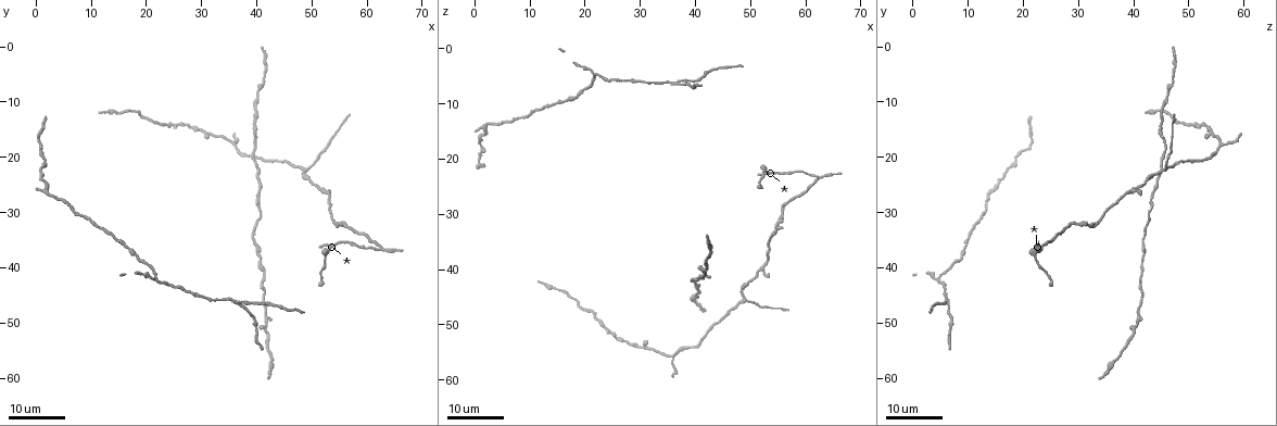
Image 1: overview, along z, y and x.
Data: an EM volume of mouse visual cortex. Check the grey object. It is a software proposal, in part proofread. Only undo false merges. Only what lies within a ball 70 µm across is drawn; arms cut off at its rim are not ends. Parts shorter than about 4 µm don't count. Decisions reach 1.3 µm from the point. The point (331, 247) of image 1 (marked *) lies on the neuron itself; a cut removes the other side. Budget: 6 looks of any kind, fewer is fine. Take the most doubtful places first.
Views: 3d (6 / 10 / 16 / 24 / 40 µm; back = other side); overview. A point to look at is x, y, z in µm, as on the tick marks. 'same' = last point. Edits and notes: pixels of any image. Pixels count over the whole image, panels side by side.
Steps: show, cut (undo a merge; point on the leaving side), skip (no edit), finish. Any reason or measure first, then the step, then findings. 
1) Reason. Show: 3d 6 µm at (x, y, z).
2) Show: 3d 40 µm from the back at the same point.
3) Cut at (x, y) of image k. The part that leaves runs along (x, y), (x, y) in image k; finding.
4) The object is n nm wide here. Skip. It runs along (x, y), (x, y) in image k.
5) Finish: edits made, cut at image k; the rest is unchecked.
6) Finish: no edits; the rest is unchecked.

A fork. Show: 3d 24 µm at (37.0, 46.5, 6.0).

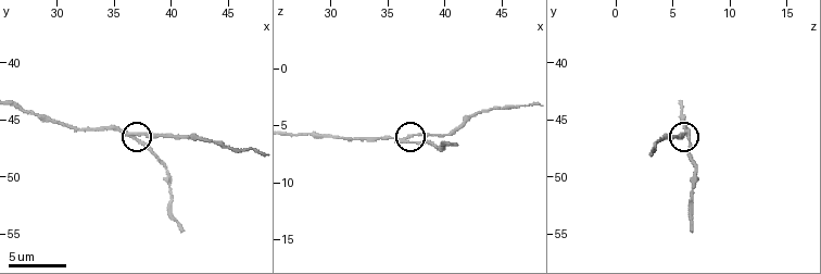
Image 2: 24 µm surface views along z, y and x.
Closer look. Show: 3d 10 µm at (37.0, 46.8, 6.2).

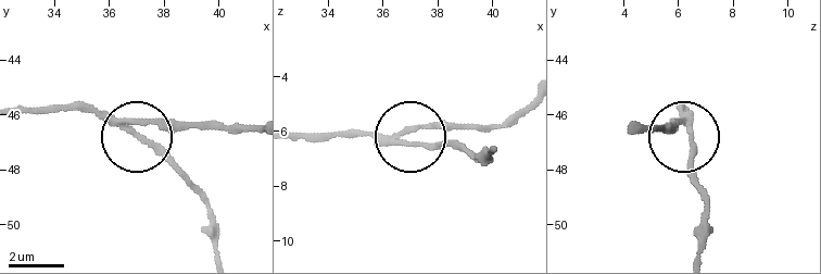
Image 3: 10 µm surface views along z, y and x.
The object is 180 nm wide here. Cut at (144, 144) of image 3. The part that leaves runs along (114, 121), (140, 134), (196, 190), (216, 253) in image 3; two neurons meet here.

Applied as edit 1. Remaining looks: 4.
Three-way junction. Show: 3d 24 µm at (21.5, 42.0, 4.5).

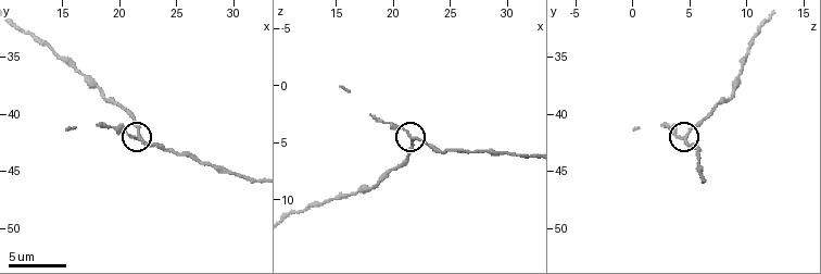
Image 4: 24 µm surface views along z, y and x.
Show: 3d 6 µm at (21.6, 41.8, 4.6).

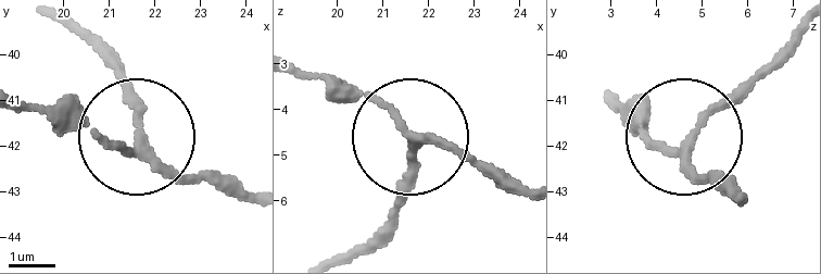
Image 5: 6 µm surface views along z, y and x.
3 arms meet here. Skip. It runs along (249, 198), (30, 108) in image 5; all the same neuron.

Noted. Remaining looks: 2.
Three arms meet. Show: 3d 24 µm at (52.5, 38.0, 22.0).

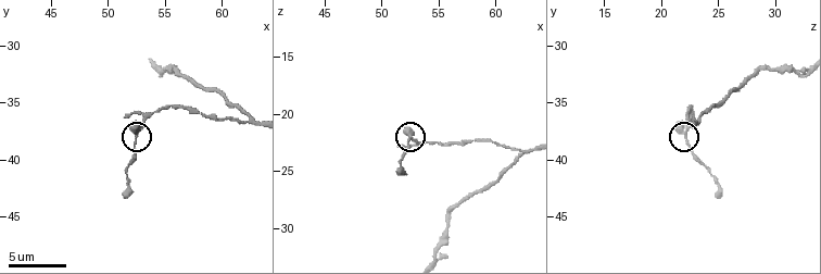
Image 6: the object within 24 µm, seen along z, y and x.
Show: 3d 10 µm at (52.4, 37.6, 21.8).

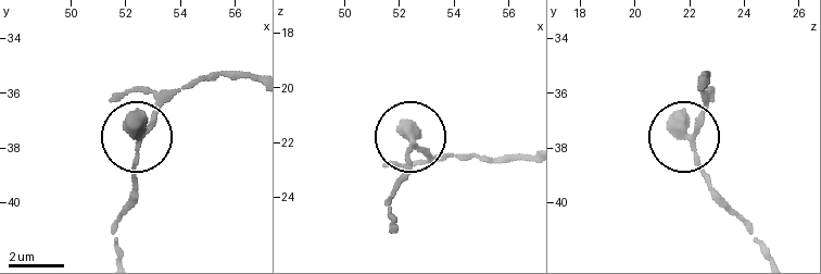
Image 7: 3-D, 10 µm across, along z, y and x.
The object is 300 nm wide here. Skip. One neuron here.

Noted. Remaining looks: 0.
Finish: edits made, cut at image 3; the rest is unchecked.

